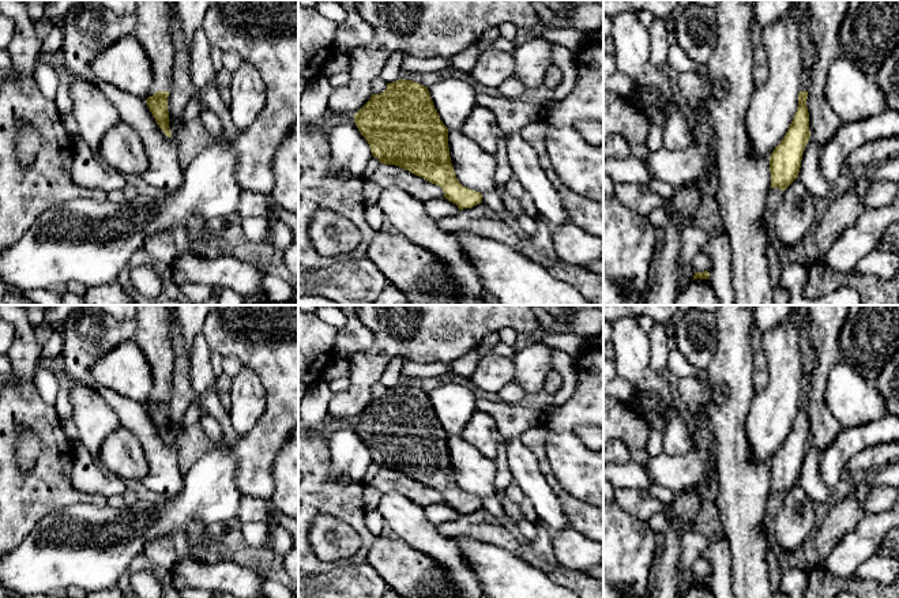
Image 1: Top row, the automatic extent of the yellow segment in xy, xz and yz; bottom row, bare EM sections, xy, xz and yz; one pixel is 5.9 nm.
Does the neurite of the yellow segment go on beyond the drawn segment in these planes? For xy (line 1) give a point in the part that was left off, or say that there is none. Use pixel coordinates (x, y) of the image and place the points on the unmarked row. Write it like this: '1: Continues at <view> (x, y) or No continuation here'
1: Continues at xy (153, 335)

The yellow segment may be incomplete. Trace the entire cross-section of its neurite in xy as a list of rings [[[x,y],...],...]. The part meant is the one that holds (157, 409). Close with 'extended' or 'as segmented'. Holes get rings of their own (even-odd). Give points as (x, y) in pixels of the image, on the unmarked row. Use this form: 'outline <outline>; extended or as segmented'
outline [[[138,305],[135,319],[135,343],[147,358],[153,373],[153,391],[146,407],[157,429],[169,443],[172,437],[168,402],[174,366],[170,315],[168,305]]]; extended

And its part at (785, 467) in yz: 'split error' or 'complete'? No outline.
split error

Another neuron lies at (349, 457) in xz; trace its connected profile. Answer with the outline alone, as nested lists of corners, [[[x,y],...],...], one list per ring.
[[[354,425],[336,430],[330,437],[328,447],[330,478],[332,481],[362,482],[373,460]]]

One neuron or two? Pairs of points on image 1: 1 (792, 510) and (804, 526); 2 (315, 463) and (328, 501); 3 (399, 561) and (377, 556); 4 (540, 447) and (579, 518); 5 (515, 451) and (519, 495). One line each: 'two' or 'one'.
1: one
2: one
3: one
4: one
5: two

